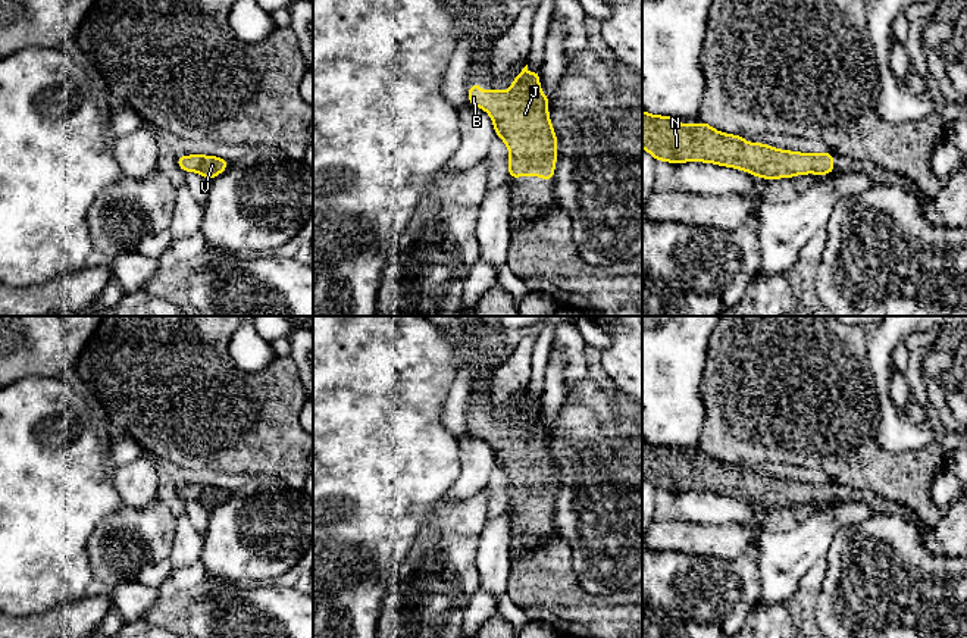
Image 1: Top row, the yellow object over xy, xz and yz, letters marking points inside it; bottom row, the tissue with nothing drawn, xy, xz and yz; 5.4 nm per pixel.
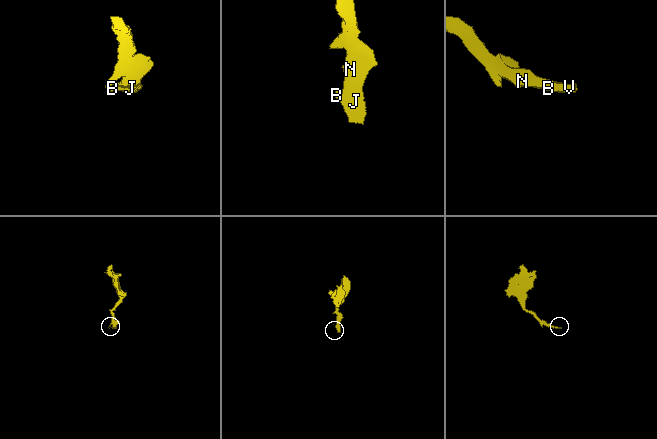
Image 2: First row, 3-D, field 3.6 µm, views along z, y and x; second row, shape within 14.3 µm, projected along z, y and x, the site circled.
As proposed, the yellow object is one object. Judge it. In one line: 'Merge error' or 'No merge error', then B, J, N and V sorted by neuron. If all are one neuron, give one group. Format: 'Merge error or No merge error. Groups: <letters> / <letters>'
No merge error. Groups: B J N V

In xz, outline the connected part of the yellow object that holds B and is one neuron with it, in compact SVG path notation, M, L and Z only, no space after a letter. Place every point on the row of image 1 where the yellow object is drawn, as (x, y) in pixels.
M526 65L507 93L497 88L482 93L481 84L476 81L469 87L467 101L489 113L497 137L507 144L510 153L508 176L511 179L535 175L553 184L557 162L557 137L548 116L548 96L539 90L539 78L539 69L529 75Z

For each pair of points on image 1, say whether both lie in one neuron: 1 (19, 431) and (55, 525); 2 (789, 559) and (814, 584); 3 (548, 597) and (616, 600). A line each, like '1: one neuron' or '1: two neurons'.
1: one neuron
2: two neurons
3: one neuron

